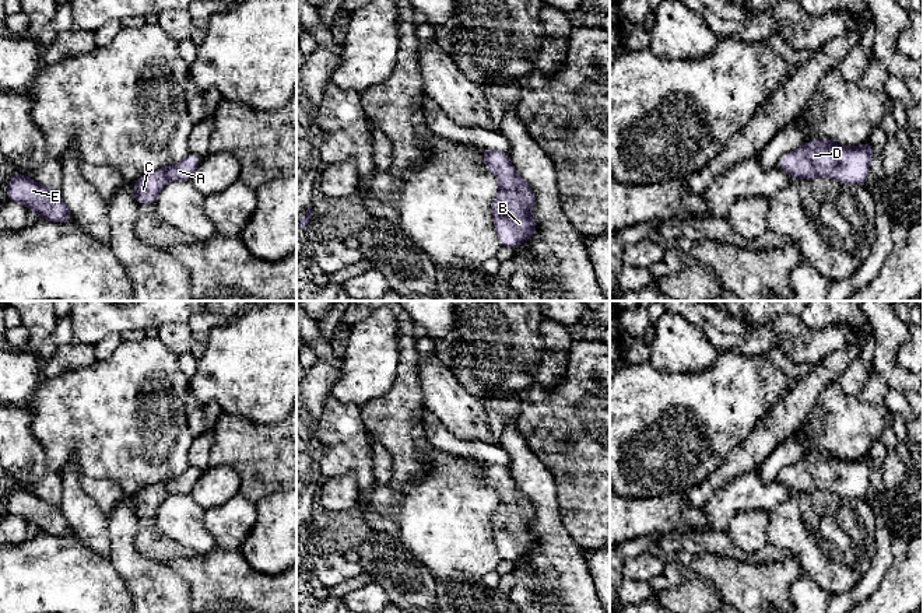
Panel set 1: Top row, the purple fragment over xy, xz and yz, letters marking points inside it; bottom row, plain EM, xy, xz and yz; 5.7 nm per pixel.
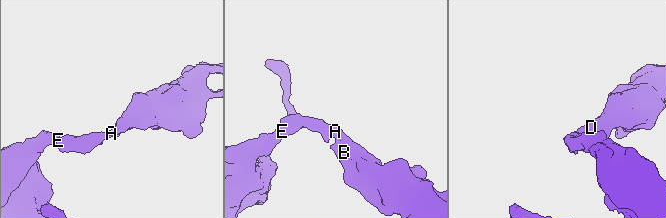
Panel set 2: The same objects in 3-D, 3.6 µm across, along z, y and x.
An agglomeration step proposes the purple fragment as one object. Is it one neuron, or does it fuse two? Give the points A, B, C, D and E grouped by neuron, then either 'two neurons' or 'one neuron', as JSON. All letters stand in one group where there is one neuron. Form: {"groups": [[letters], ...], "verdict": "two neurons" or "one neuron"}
{"groups": [["A", "B", "C", "D", "E"]], "verdict": "one neuron"}

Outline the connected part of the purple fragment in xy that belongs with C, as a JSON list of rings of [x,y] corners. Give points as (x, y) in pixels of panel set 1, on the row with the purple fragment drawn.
[[[189,154],[183,161],[148,172],[138,178],[134,183],[134,199],[138,206],[155,203],[161,189],[171,181],[190,181],[190,176],[199,164],[201,157]]]

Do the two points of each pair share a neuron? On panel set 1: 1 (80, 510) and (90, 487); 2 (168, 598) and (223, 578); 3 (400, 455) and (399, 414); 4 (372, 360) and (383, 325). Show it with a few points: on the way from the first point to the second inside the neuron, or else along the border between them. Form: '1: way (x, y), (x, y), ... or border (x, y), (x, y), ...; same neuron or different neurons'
1: border (80, 475), (80, 487), (108, 517); different neurons
2: border (168, 567), (188, 584), (192, 598); different neurons
3: way (400, 445), (399, 424); same neuron
4: way (372, 351), (372, 342), (378, 333); same neuron

